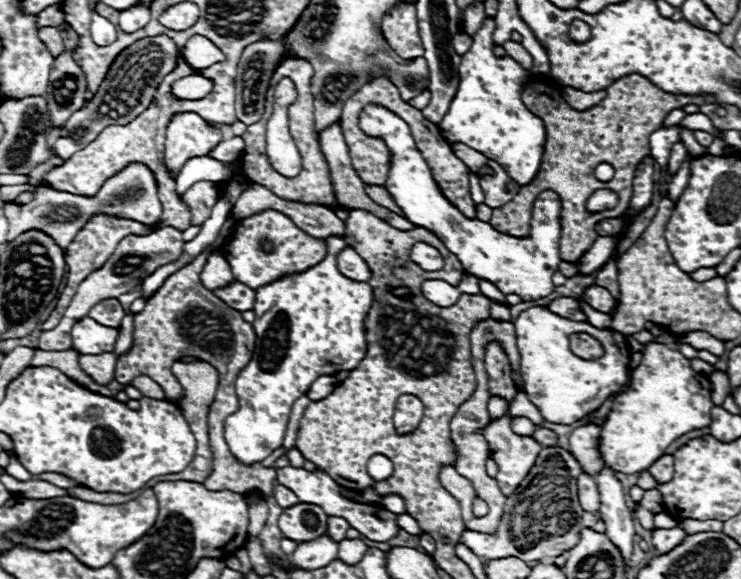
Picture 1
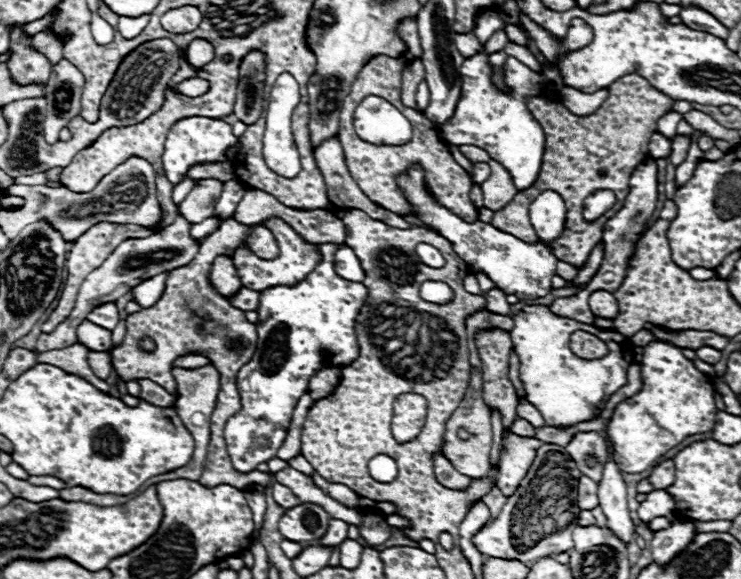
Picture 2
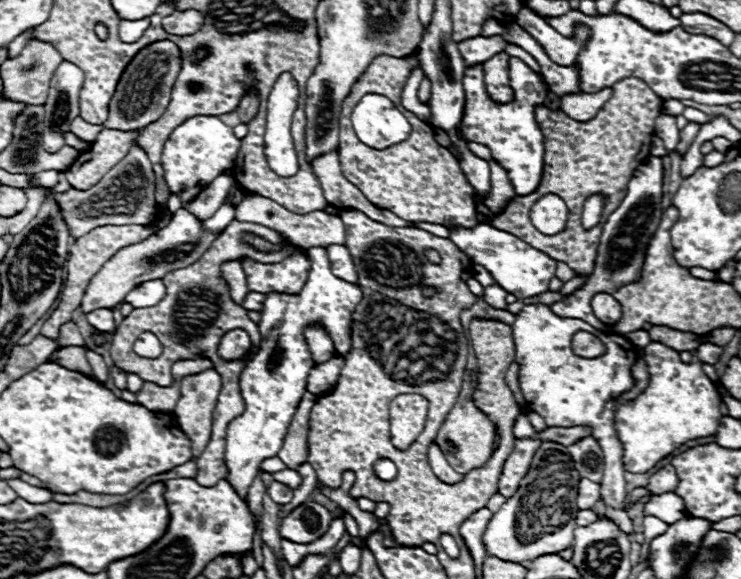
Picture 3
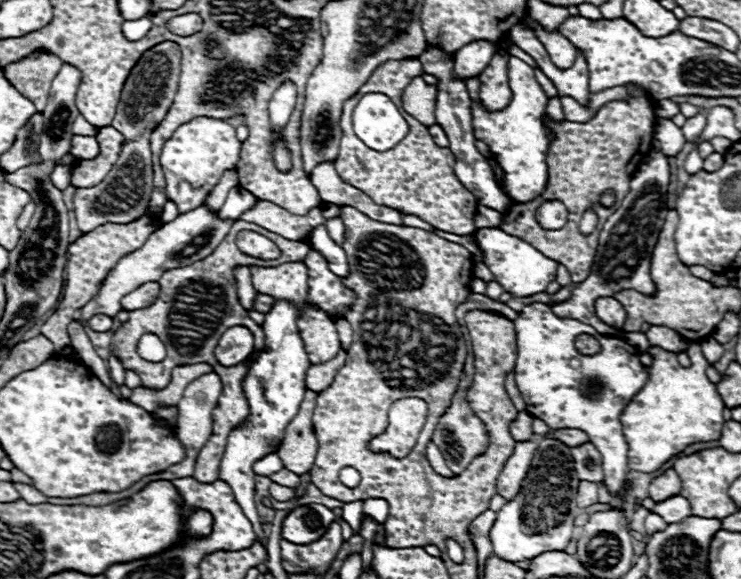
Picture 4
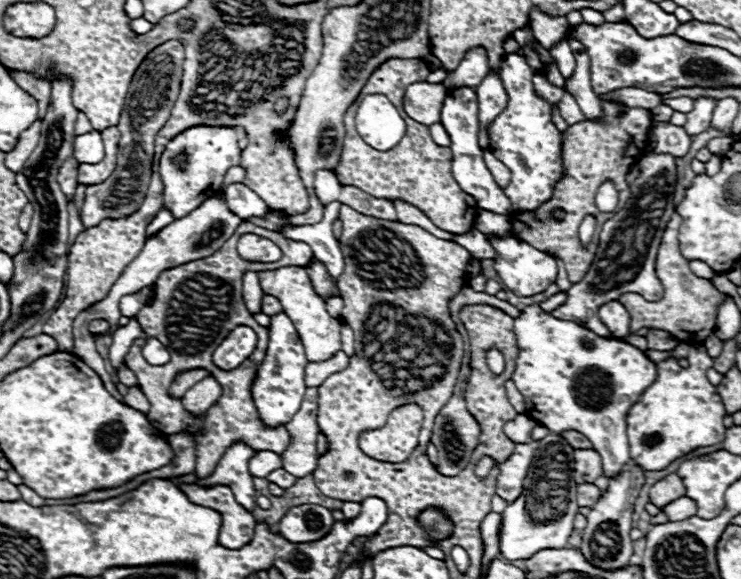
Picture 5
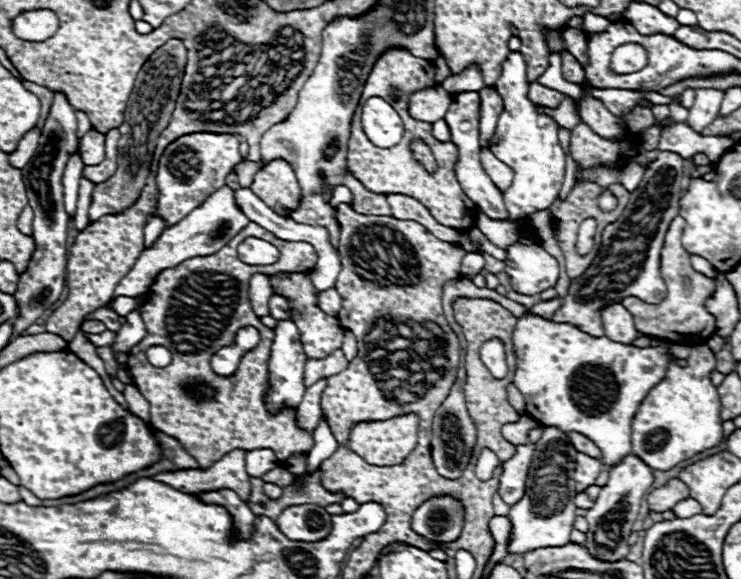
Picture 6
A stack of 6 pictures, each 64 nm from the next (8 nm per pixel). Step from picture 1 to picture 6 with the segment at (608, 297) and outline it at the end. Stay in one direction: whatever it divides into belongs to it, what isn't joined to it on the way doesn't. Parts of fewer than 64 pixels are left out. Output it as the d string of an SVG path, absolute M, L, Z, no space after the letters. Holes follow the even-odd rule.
M610 304L602 310L602 324L606 338L622 344L632 344L638 338L638 330L634 328L634 318L622 304Z

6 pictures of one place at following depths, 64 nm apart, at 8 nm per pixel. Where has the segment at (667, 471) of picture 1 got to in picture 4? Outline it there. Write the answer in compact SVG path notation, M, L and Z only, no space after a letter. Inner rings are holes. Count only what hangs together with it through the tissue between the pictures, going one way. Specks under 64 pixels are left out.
M668 468L662 476L658 476L650 482L648 494L654 502L660 502L660 500L666 500L670 496L680 494L680 488L682 488L682 482L680 482L678 474L674 472L674 468Z

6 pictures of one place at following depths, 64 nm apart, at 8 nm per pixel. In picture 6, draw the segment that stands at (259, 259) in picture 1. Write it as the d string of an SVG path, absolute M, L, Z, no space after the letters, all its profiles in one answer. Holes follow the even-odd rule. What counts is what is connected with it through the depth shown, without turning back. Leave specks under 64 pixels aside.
M278 272L270 276L272 288L276 294L286 296L290 300L290 318L300 330L300 340L304 344L304 352L308 358L322 358L328 356L330 352L342 348L342 338L344 338L344 328L338 324L334 316L324 314L318 308L318 290L314 288L310 274L306 272Z

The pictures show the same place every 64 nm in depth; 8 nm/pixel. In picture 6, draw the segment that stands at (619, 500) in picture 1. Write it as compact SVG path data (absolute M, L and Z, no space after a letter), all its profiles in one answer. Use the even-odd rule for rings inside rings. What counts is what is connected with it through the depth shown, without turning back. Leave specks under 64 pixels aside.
M530 310L518 318L518 324L512 334L512 344L516 350L514 386L524 394L526 414L530 418L546 426L556 426L562 432L582 432L586 438L598 444L598 448L602 450L602 462L610 468L630 454L632 418L644 396L664 378L666 366L672 362L672 358L666 356L670 344L662 348L640 350L630 344L618 344L614 340L608 340L606 336L594 338L574 324L546 320L542 316L532 314Z

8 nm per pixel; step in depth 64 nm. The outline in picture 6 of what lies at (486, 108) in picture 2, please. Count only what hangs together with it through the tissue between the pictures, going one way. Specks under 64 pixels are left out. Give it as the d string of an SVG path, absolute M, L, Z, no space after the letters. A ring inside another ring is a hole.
M510 52L504 60L496 88L504 98L504 112L498 118L488 148L498 160L502 160L506 166L514 170L514 180L512 186L504 190L504 200L510 218L518 220L538 210L546 210L556 200L564 180L566 154L558 140L556 122L548 114L538 112L538 104L534 104L528 98L530 82L526 78L526 62L520 52Z

